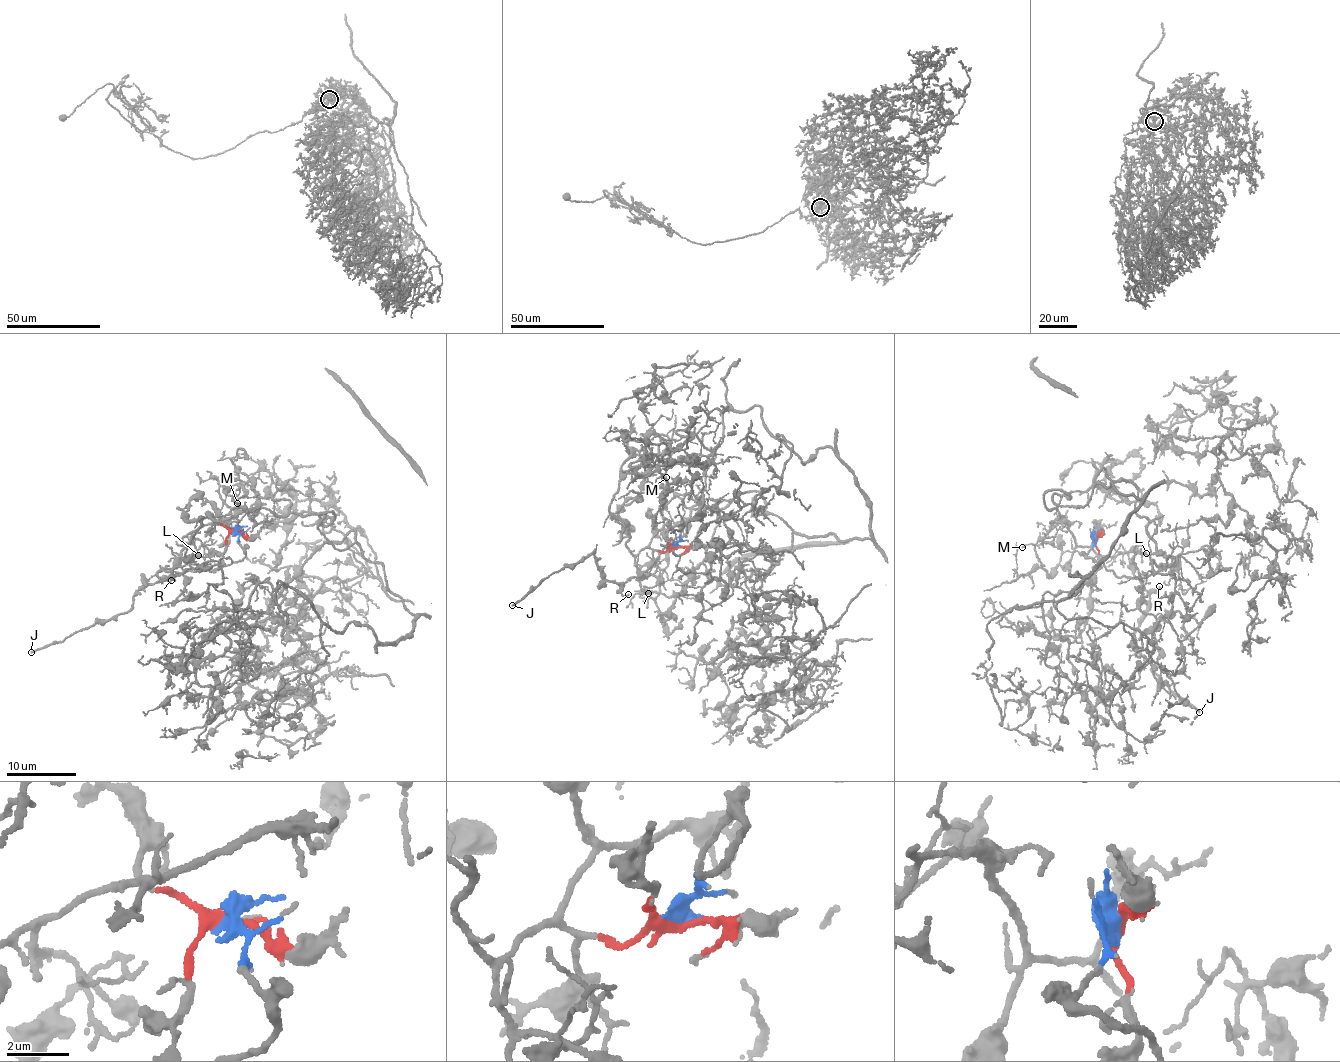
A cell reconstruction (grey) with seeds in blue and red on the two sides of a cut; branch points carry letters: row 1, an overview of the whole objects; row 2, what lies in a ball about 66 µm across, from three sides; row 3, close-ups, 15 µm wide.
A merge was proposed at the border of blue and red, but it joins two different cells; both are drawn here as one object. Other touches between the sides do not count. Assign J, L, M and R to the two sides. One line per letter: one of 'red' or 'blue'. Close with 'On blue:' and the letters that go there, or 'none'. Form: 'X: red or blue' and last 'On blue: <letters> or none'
J: blue
L: red
M: red
R: blue
On blue: J, R

